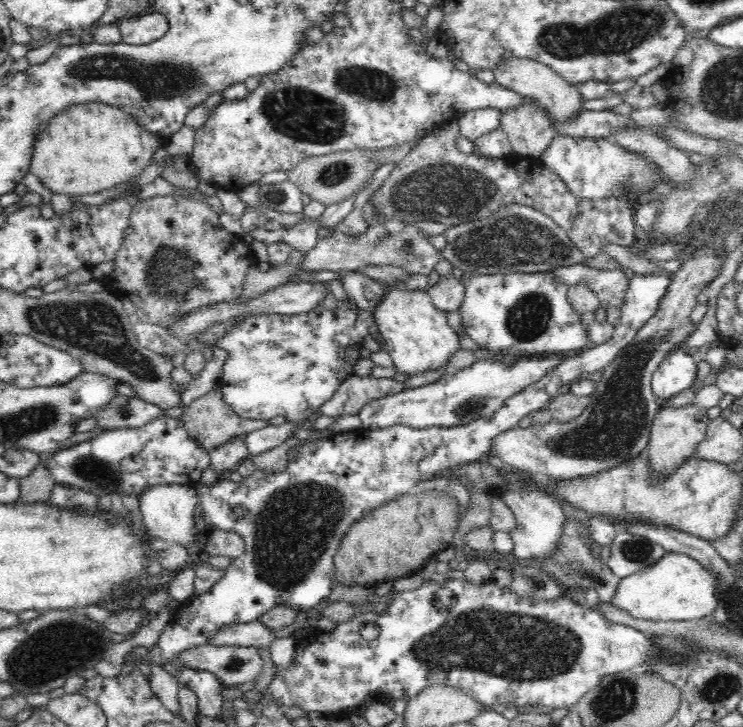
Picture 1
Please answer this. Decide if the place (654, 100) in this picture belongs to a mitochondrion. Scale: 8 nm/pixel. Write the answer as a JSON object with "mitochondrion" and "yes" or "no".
{"mitochondrion":"no"}

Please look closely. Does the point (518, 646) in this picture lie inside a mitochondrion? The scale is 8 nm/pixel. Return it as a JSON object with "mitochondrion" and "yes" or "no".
{"mitochondrion":"yes"}

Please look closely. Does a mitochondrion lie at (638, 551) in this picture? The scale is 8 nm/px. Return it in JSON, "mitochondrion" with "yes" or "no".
{"mitochondrion":"yes"}

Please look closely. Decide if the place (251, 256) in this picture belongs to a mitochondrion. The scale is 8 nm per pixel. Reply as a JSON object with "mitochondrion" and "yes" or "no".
{"mitochondrion":"no"}

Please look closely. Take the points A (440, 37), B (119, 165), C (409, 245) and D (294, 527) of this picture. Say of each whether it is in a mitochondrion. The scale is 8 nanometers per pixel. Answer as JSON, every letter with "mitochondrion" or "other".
{"A":"other","B":"other","C":"mitochondrion","D":"mitochondrion"}

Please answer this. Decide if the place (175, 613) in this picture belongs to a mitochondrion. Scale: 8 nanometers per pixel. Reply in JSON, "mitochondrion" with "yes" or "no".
{"mitochondrion":"no"}

